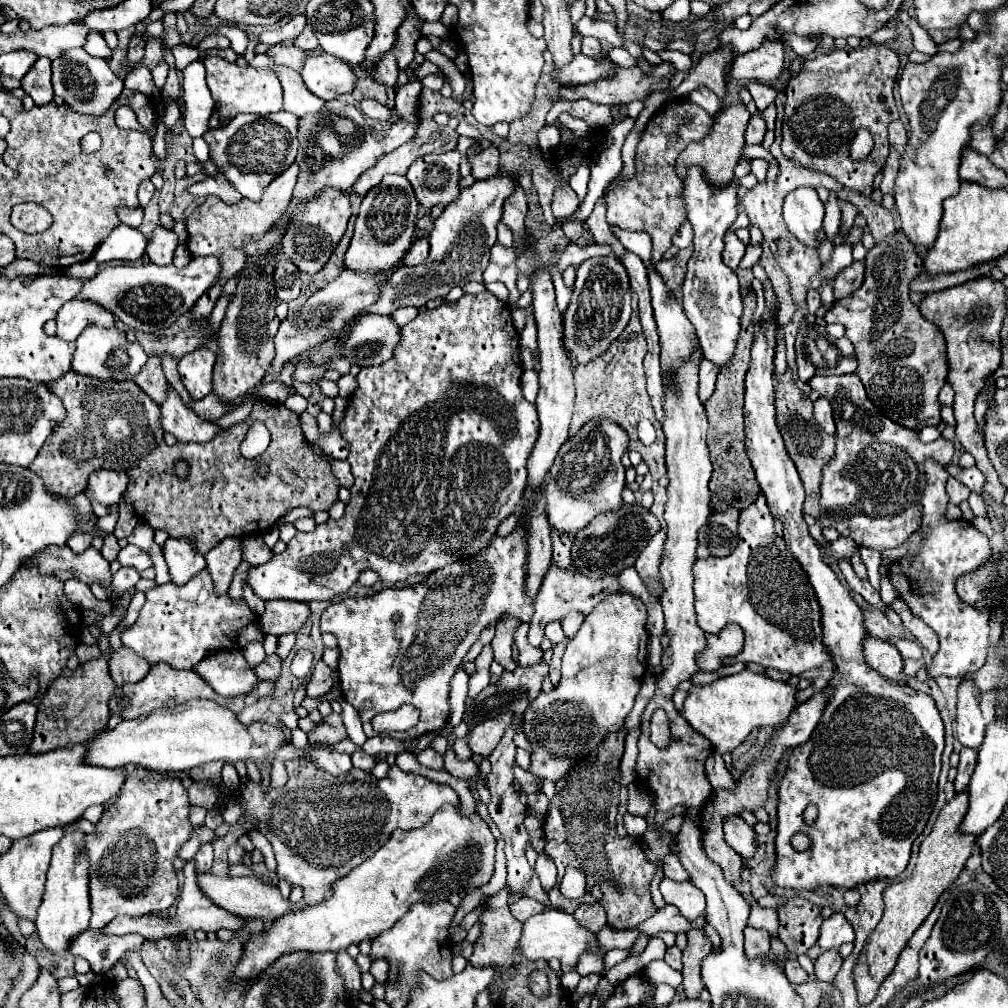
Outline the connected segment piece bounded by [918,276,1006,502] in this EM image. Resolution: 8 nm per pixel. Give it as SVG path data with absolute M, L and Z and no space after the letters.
M976 278L960 286L952 286L940 292L928 292L922 302L920 302L920 312L922 316L936 324L946 340L946 352L948 352L948 382L952 384L956 398L954 398L954 418L956 418L956 436L960 444L964 446L966 452L970 452L976 458L978 470L986 476L986 492L996 498L998 502L1002 500L1006 488L1000 484L998 474L994 466L988 460L984 440L976 432L978 424L974 418L974 400L978 392L984 388L986 378L1000 366L1000 326L1006 314L1006 290L1004 286L990 278Z

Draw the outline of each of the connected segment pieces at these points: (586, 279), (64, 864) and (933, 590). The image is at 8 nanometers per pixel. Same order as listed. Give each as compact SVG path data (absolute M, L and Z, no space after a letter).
M598 256L588 258L576 268L576 282L572 286L572 300L568 308L562 312L564 320L564 348L568 352L568 358L574 360L574 366L588 364L596 356L602 356L602 352L622 334L630 320L630 282L628 272L620 264L620 258L610 256Z
M70 824L64 828L64 838L58 842L52 854L48 880L46 880L46 892L38 908L38 918L36 918L38 938L50 952L58 956L66 956L68 944L78 936L78 932L88 930L88 920L90 920L88 880L90 876L88 876L88 858L84 856L82 838L84 838L84 832L80 832L76 824Z
M928 458L926 466L926 488L920 500L922 526L924 532L922 546L918 554L906 554L890 564L888 578L896 588L898 596L906 602L910 612L924 620L940 638L940 650L932 656L932 664L928 674L932 678L938 676L966 676L980 670L986 662L988 650L988 612L980 612L966 602L962 602L954 590L954 582L958 576L976 570L984 562L990 560L990 544L984 534L980 534L968 520L946 520L946 480L950 478L946 468L936 460Z

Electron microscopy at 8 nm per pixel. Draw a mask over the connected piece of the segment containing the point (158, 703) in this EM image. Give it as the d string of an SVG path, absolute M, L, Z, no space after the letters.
M160 662L160 664L150 668L150 672L146 674L144 680L136 682L136 684L126 684L122 688L116 688L114 696L110 698L110 710L112 710L112 714L120 714L126 720L134 720L134 718L138 718L142 714L152 714L154 710L160 710L160 708L170 708L170 706L176 706L176 704L184 704L184 702L188 702L192 698L212 698L218 704L228 706L236 714L242 712L242 708L244 708L244 696L224 698L218 692L214 692L214 688L204 678L196 676L196 672L176 670L176 668Z

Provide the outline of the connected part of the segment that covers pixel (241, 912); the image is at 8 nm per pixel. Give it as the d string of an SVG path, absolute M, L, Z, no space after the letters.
M196 872L196 878L198 878L198 886L202 888L202 892L214 904L218 904L220 908L224 908L224 910L228 910L228 912L232 912L236 916L242 916L242 918L262 918L262 920L274 922L276 918L300 908L300 904L294 904L288 898L282 898L282 894L280 894L276 884L264 884L256 876L242 876L242 878L226 876L226 878L218 878L218 876L210 874L210 872Z

